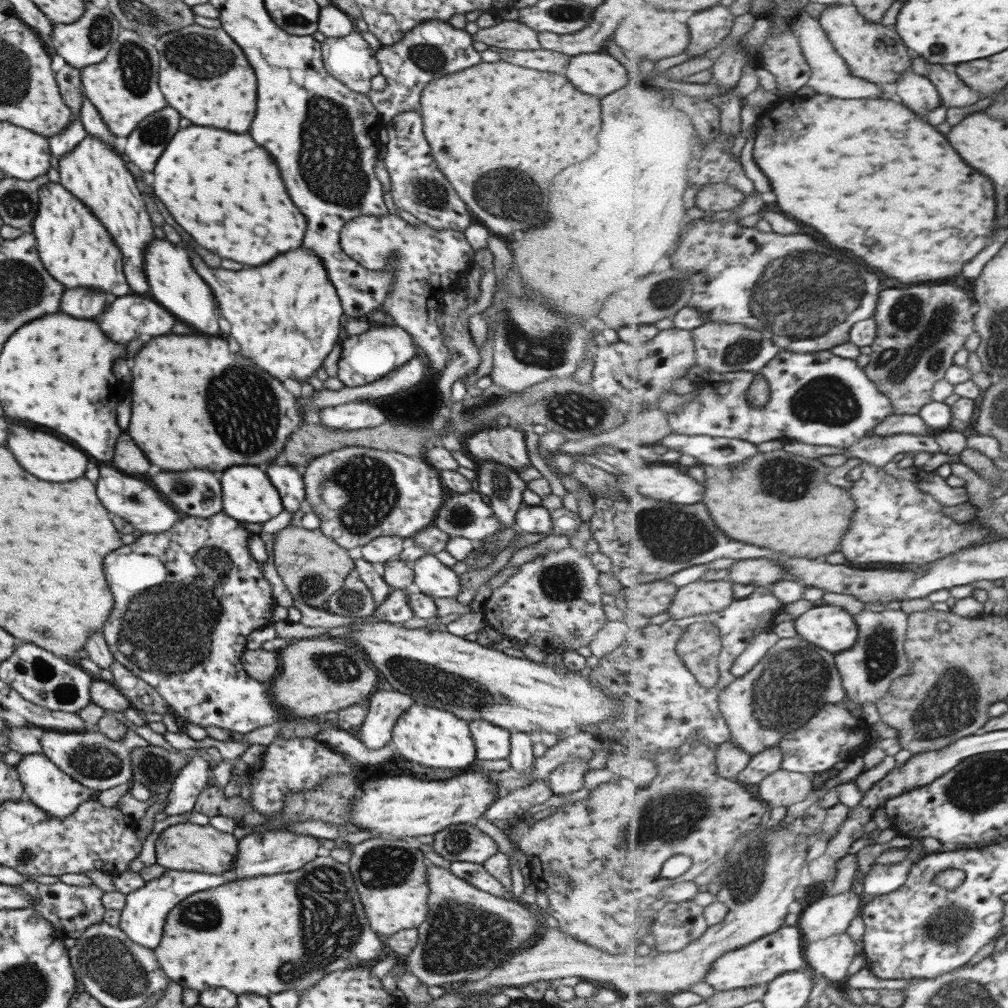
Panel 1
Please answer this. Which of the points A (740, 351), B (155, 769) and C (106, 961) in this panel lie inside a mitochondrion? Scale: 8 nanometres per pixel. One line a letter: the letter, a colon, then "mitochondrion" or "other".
A: mitochondrion
B: mitochondrion
C: mitochondrion

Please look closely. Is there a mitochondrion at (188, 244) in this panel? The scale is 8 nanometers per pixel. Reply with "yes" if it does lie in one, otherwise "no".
no

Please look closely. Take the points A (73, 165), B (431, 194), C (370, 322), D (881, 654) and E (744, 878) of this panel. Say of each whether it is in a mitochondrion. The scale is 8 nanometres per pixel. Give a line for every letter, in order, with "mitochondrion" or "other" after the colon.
A: other
B: mitochondrion
C: other
D: mitochondrion
E: mitochondrion

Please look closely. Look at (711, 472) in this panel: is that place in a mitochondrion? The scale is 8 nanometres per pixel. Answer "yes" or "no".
no

